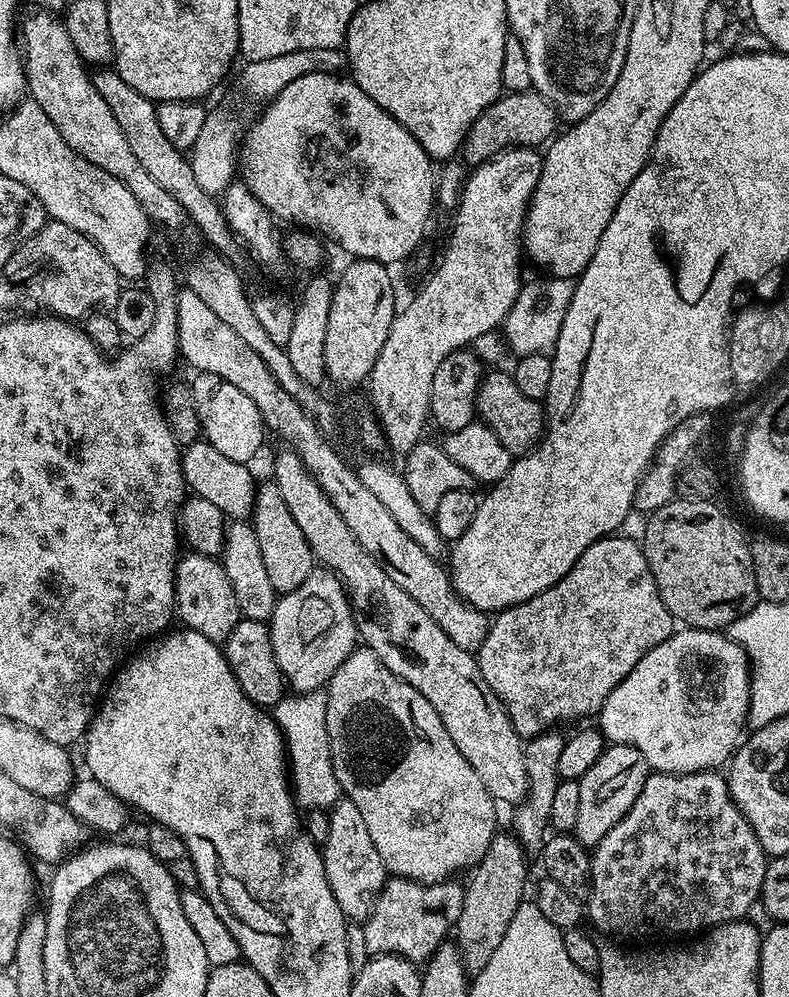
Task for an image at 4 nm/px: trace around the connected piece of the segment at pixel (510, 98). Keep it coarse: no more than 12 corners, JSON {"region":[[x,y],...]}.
{"region":[[535,90],[508,92],[470,126],[463,163],[539,149],[558,117]]}

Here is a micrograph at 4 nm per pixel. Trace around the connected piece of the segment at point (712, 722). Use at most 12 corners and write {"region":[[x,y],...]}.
{"region":[[684,626],[610,690],[608,744],[657,772],[729,763],[748,654]]}

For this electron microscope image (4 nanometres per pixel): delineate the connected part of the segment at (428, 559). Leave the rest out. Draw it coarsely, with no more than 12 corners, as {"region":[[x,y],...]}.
{"region":[[187,286],[179,359],[226,378],[302,458],[354,538],[446,638],[490,623],[446,582],[356,468]]}

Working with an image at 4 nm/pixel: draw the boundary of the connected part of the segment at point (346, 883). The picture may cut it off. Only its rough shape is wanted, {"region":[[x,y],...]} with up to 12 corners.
{"region":[[358,806],[331,809],[322,839],[338,906],[363,922],[386,869]]}

